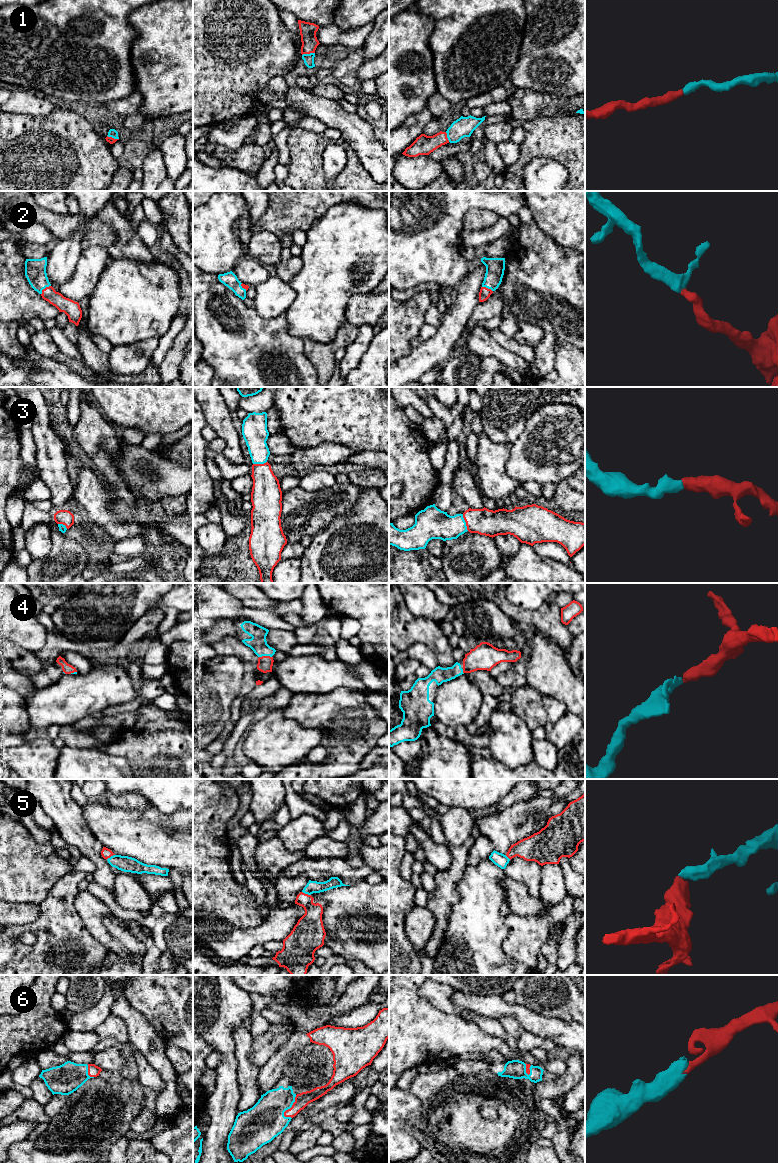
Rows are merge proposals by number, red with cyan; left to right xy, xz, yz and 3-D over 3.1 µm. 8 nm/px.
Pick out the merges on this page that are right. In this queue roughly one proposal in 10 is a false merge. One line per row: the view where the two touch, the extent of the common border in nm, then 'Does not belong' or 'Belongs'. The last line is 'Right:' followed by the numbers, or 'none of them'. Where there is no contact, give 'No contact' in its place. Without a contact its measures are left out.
1: Touches red in xz. Shared border 110 nm. Belongs
2: Touches red in xy. Shared border 110 nm. Belongs
3: Touches red in yz. Shared border 140 nm. Belongs
4: Touches red in xz. Shared border 100 nm. Belongs
5: Touches red in xz. Shared border 80 nm. Belongs
6: Touches red in xz. Shared border 200 nm. Belongs
Right: 1, 2, 3, 4, 5, 6

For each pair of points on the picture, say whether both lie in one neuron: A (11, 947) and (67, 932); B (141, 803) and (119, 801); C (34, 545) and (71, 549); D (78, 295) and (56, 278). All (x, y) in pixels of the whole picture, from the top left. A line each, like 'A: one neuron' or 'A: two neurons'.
A: one neuron
B: one neuron
C: two neurons
D: two neurons

